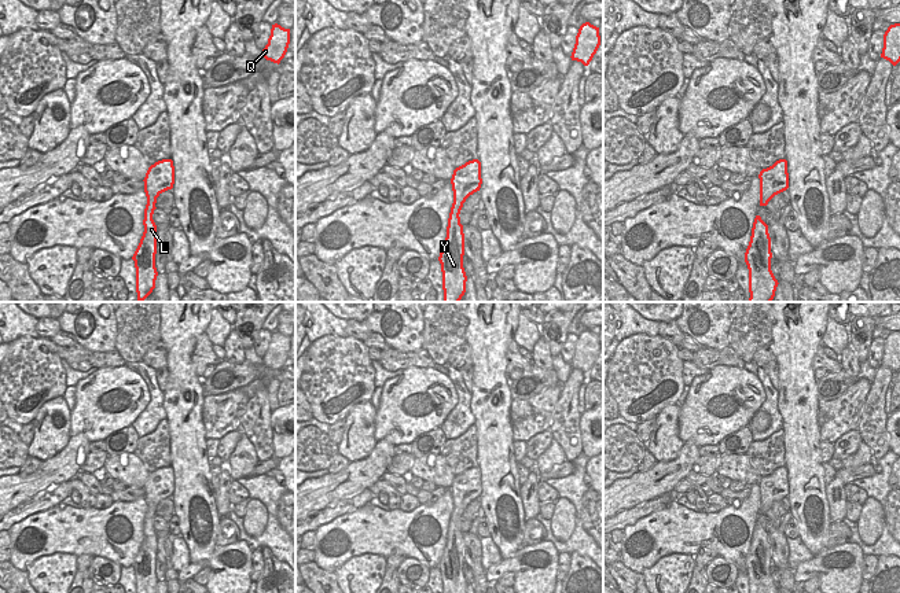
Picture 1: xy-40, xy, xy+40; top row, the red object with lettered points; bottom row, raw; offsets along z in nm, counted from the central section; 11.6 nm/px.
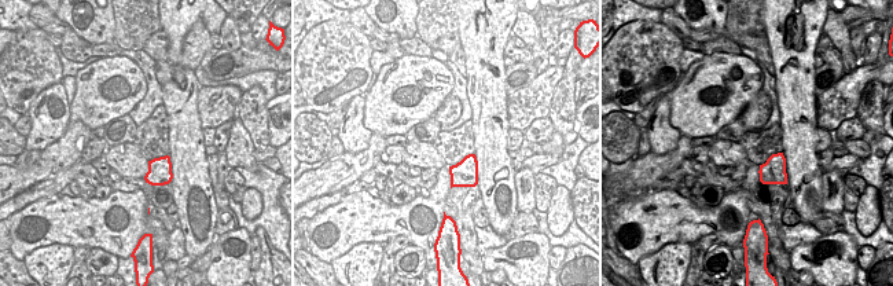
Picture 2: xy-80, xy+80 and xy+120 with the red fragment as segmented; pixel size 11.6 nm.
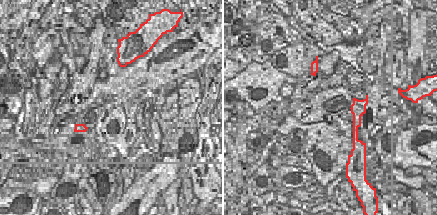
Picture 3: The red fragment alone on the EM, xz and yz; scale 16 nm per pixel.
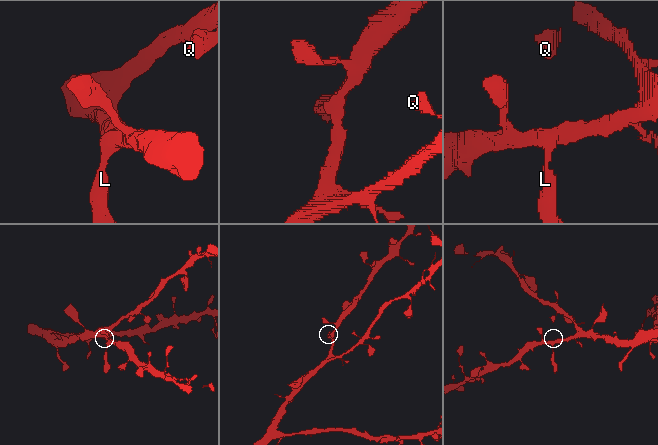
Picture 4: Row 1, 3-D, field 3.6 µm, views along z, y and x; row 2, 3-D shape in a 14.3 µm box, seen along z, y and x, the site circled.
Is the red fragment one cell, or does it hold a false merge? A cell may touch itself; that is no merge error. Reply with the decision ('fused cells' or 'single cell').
single cell

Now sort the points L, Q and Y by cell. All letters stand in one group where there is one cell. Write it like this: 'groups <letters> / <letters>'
groups L Q Y

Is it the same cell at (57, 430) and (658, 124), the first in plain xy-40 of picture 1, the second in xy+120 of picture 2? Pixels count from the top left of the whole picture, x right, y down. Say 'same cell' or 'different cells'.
same cell

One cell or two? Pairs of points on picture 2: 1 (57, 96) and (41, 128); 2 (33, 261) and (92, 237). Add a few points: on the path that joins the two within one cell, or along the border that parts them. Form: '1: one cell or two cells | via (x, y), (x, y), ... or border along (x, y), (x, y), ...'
1: one cell | via (51, 105), (48, 120)
2: two cells | border along (37, 246), (68, 244), (74, 248)

